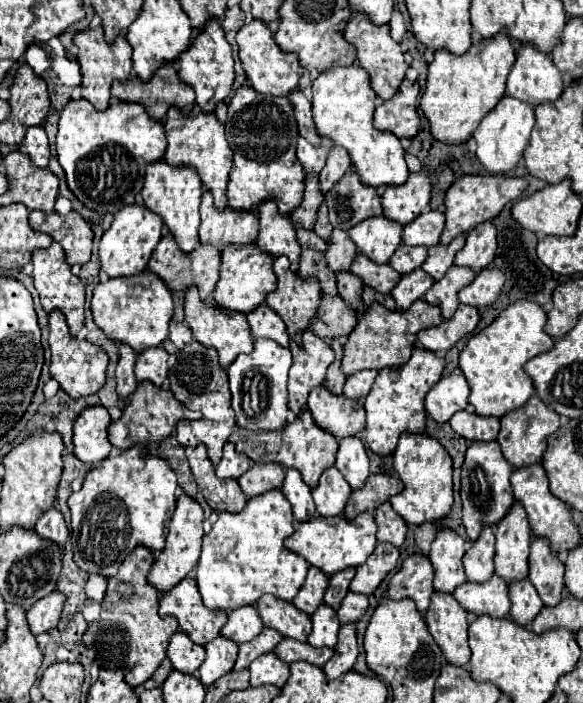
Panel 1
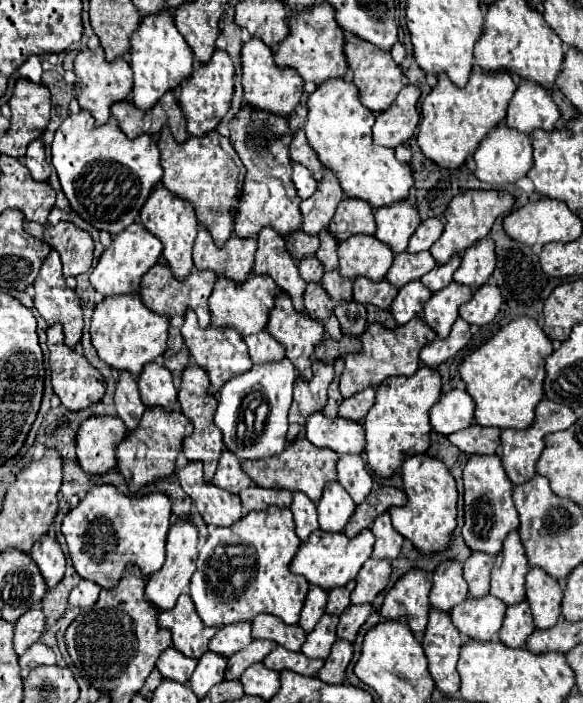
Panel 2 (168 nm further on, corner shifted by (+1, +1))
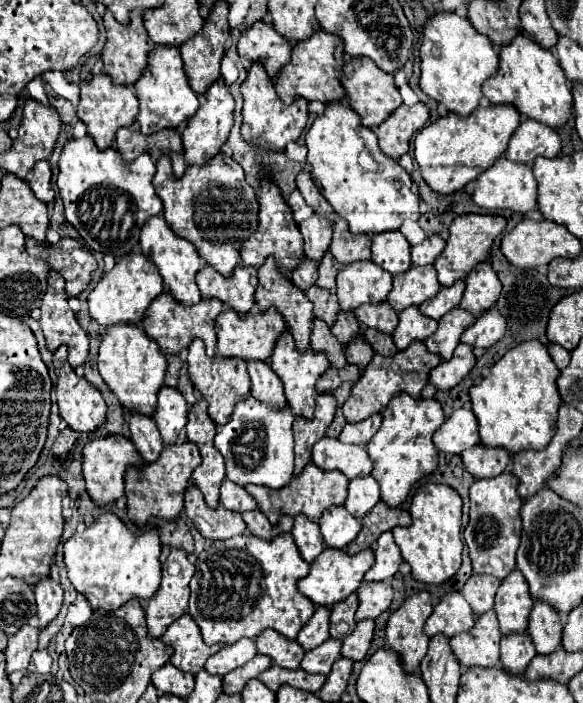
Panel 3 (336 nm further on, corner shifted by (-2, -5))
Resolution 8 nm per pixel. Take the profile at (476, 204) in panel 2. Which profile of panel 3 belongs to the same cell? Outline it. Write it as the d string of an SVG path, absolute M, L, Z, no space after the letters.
M480 213L458 215L450 225L450 237L446 241L446 249L434 261L440 285L452 285L456 279L466 279L468 271L478 261L486 261L494 237L500 235L504 227L506 227L506 219L502 215L480 215Z

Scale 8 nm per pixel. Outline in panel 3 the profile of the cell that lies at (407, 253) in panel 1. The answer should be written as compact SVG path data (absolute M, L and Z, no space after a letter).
M412 265L408 271L394 277L394 285L386 301L392 305L392 309L402 311L404 307L420 305L422 301L430 299L438 289L440 283L436 279L434 265Z

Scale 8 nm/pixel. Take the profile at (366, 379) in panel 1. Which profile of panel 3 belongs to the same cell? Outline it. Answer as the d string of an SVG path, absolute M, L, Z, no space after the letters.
M380 413L370 415L368 419L358 421L358 423L346 423L338 439L340 439L342 443L364 445L364 443L368 443L368 439L372 439L372 435L374 435L376 429L380 427L380 423L382 423L382 415L380 415Z

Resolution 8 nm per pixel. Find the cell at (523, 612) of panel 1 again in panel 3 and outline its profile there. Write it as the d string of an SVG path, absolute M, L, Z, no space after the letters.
M528 631L524 633L510 633L502 637L502 647L500 647L500 663L506 671L512 673L524 673L526 665L530 663L532 655L536 655L536 647L532 643L532 637Z

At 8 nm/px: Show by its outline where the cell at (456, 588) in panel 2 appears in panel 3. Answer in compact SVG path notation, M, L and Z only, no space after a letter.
M448 591L438 605L434 605L432 615L426 621L424 633L428 633L428 637L436 635L436 633L444 633L448 637L468 631L474 623L474 613L472 607L468 605L468 601L464 599L462 591Z

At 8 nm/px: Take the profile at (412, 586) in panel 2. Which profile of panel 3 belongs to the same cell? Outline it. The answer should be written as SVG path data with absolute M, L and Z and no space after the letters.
M428 591L410 595L386 623L386 641L402 657L408 671L420 671L420 661L428 651L430 637L424 633L424 623L432 613Z

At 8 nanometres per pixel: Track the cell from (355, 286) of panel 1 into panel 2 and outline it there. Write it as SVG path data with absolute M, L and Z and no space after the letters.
M355 301L351 303L341 303L339 307L335 307L335 317L341 325L341 331L343 335L353 335L353 337L359 337L365 327L367 327L367 321L365 321L365 307L363 305L357 305Z

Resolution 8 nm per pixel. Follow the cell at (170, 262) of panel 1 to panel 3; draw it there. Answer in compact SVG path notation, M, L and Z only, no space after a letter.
M162 291L146 309L146 315L142 319L144 331L158 341L160 349L166 355L180 353L192 339L202 339L206 343L206 355L216 355L216 331L214 331L214 319L224 309L224 303L220 299L200 299L196 305L184 305L176 301L168 291Z

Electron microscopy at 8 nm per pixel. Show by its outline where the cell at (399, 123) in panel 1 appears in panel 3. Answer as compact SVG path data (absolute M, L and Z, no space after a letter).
M416 103L412 107L400 105L384 123L376 127L380 149L398 161L408 151L412 135L416 135L426 121L428 107L424 103Z

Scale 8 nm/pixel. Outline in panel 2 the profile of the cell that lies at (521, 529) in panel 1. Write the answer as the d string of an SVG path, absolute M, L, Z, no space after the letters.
M509 533L501 553L495 557L491 573L491 593L505 605L517 605L525 599L525 575L529 571L519 533Z

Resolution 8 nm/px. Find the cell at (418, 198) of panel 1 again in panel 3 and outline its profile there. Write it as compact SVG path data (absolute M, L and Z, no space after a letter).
M384 231L380 235L372 235L372 261L376 261L392 275L398 275L412 265L410 243L400 231Z

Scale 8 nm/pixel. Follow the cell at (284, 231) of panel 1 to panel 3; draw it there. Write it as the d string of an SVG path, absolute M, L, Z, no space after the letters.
M268 257L258 269L256 303L260 309L268 309L270 305L278 307L296 339L296 345L300 345L300 351L308 349L314 319L312 303L302 289L298 289L284 273L280 273L274 257Z

